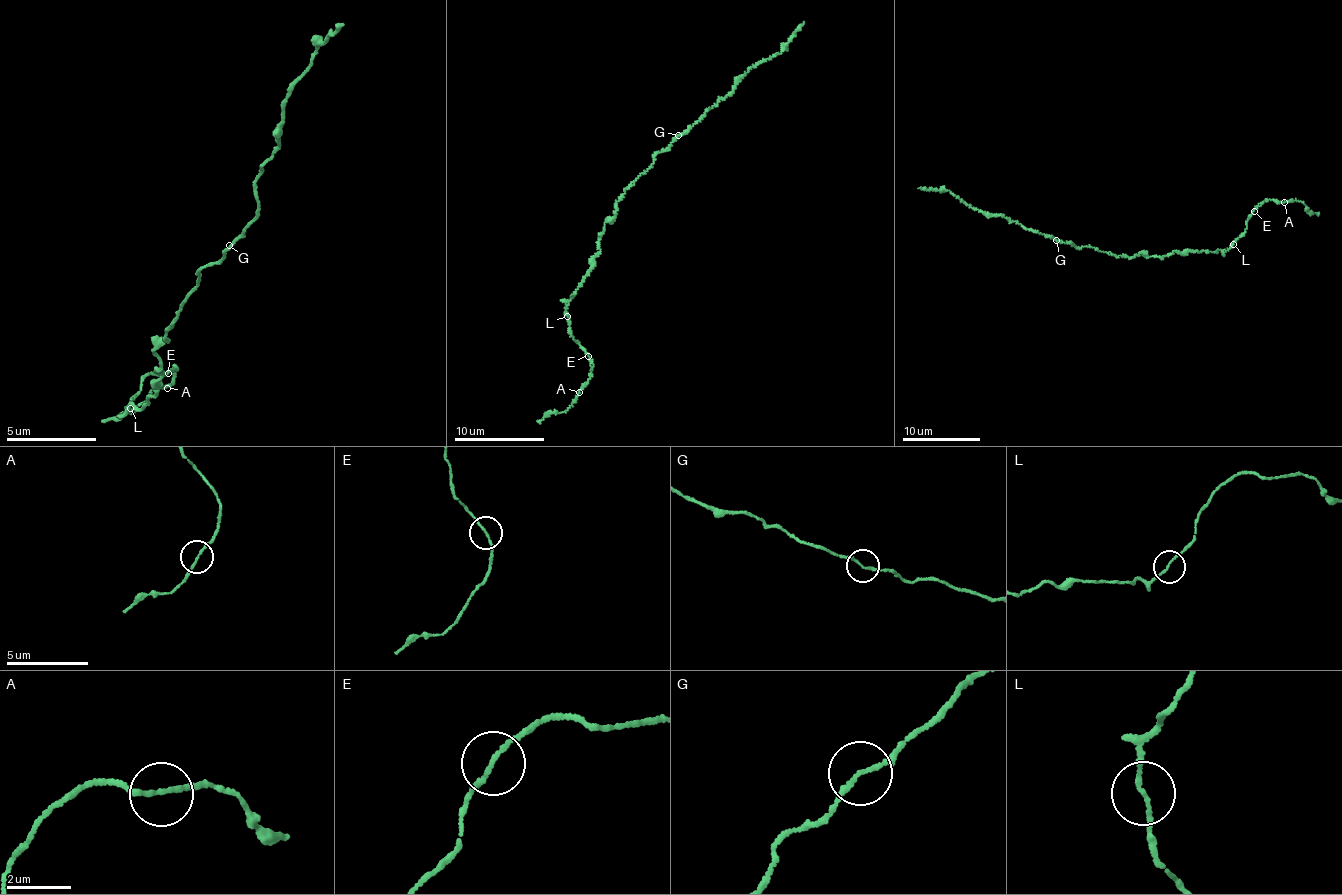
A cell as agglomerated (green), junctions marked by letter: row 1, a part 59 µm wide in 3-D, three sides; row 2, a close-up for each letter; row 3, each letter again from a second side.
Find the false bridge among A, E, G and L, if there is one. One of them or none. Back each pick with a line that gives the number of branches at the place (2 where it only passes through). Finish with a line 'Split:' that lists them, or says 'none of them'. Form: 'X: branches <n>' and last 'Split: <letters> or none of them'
Split: none of them

